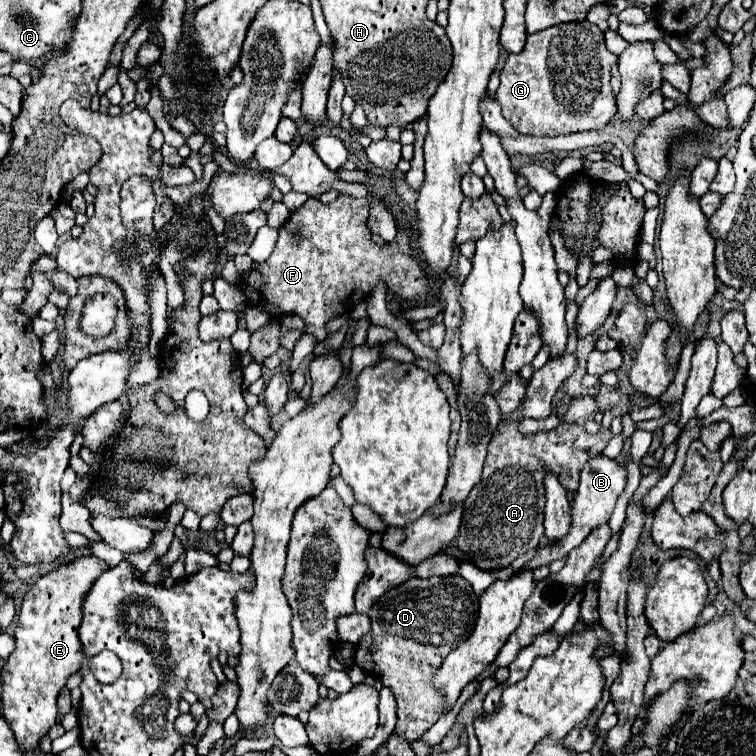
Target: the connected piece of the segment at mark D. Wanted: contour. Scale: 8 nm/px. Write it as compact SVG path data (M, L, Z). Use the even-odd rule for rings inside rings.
M458 574L452 576L434 576L428 580L420 580L418 586L412 586L412 582L404 582L396 588L390 588L368 612L370 616L370 632L356 644L352 658L354 666L360 666L366 674L378 676L386 688L394 692L396 698L396 730L406 740L418 740L440 716L442 716L442 704L444 696L436 692L432 686L432 676L440 668L442 660L458 646L462 644L476 622L478 616L478 596L472 592L472 586Z

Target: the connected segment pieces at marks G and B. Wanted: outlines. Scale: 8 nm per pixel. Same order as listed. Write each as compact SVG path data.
M588 20L566 22L530 34L524 50L506 58L500 74L496 98L502 104L502 114L520 134L530 136L600 130L616 114L610 88L610 66L616 60L604 46L604 32Z
M594 456L592 460L588 460L588 464L582 468L580 472L580 486L572 496L572 504L570 504L570 514L572 514L572 522L570 522L570 530L564 538L552 542L552 544L540 544L540 548L536 550L536 556L524 564L522 570L534 570L540 566L548 566L550 562L558 560L558 558L566 558L570 554L572 548L578 548L584 538L600 524L608 522L618 496L622 494L626 486L626 468L620 466L616 460L610 460L606 456Z

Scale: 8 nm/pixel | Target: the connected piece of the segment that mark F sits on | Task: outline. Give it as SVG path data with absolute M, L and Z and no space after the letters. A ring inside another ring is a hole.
M338 194L338 198L330 204L322 204L316 198L308 198L302 208L292 212L290 220L280 228L280 236L276 242L274 252L268 256L266 262L262 264L252 264L252 270L242 274L238 288L244 292L246 302L258 310L266 310L272 316L286 316L286 314L296 314L304 320L306 334L312 334L316 342L326 340L326 322L332 320L334 316L340 314L350 314L354 306L364 302L372 290L384 282L388 292L394 296L400 296L402 300L408 300L414 304L420 304L428 298L430 294L430 284L428 276L418 264L414 250L410 246L410 220L408 216L398 208L398 206L386 206L392 218L396 220L398 234L392 242L386 244L376 244L372 240L372 232L366 226L370 218L370 204L372 200L368 198L354 198L350 194Z

